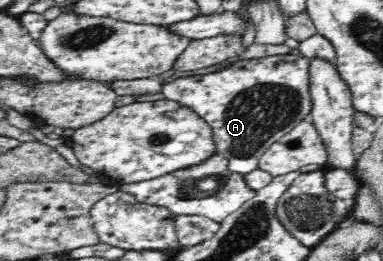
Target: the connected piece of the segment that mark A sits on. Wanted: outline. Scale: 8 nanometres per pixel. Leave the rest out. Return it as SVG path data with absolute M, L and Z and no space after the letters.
M282 54L238 60L223 70L195 76L181 76L174 81L161 82L161 96L182 104L209 123L213 130L216 153L228 161L228 170L234 174L248 174L259 169L260 156L286 133L295 129L311 113L310 76L307 59L301 54Z

